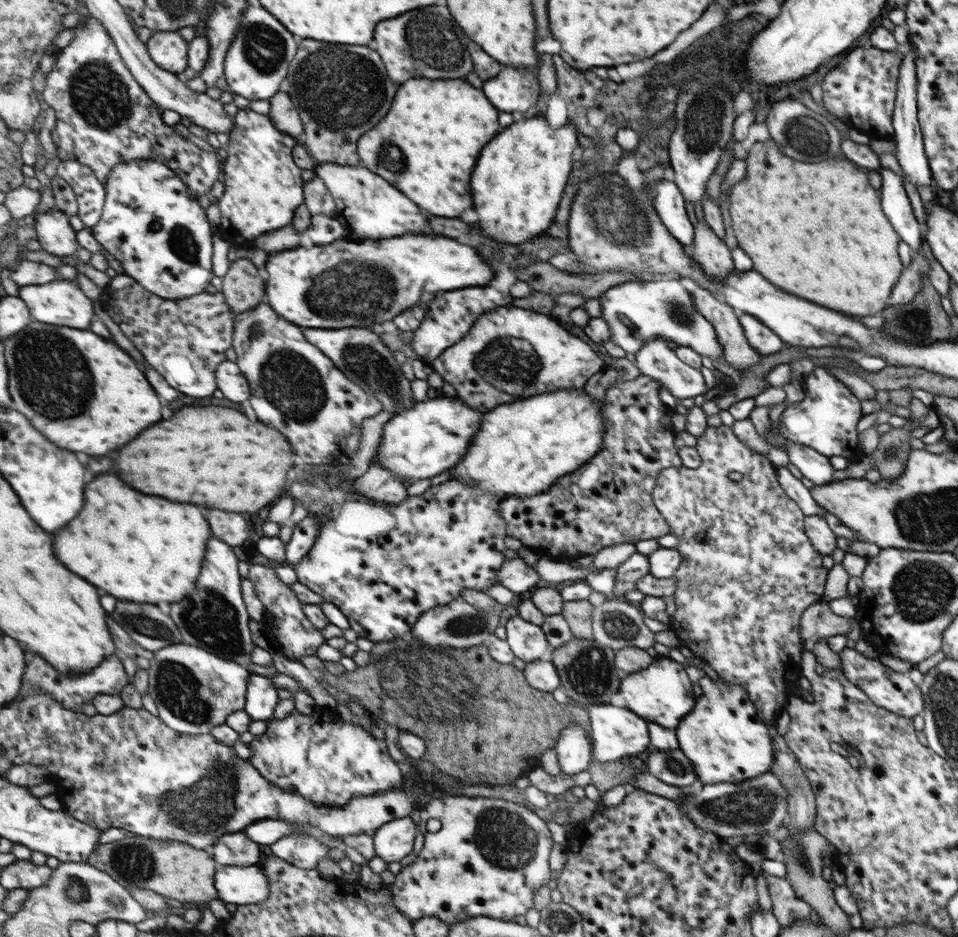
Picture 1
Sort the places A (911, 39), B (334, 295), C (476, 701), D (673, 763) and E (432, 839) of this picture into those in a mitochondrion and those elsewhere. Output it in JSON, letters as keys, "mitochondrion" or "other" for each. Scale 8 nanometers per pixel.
{"A":"other","B":"mitochondrion","C":"mitochondrion","D":"mitochondrion","E":"other"}

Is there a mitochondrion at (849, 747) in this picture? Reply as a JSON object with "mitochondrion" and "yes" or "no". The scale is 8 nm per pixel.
{"mitochondrion":"no"}

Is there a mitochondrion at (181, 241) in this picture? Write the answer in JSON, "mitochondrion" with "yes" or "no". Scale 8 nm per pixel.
{"mitochondrion":"yes"}

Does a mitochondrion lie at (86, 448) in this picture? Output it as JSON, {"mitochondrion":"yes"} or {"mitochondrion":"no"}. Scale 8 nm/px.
{"mitochondrion":"no"}

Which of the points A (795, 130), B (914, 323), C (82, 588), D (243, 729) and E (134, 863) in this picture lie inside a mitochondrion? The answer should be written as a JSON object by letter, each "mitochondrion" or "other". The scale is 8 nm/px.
{"A":"mitochondrion","B":"mitochondrion","C":"other","D":"other","E":"mitochondrion"}

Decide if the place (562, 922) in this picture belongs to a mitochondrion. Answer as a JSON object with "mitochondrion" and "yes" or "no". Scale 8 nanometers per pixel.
{"mitochondrion":"yes"}

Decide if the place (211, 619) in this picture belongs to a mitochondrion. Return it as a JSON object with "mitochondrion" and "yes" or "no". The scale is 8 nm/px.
{"mitochondrion":"yes"}

